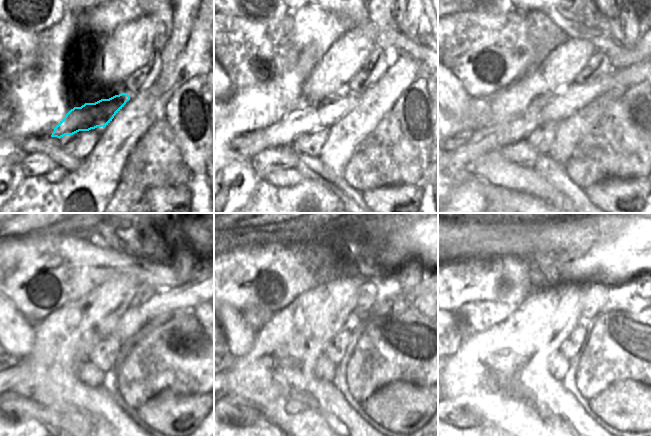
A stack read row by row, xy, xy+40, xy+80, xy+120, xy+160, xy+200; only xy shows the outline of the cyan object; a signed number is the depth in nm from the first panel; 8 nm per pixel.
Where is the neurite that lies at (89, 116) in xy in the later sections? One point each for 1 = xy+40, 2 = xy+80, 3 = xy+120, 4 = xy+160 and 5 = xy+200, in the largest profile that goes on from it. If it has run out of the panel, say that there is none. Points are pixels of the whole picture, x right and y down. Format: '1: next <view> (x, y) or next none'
1: next xy+40 (302, 120)
2: next xy+80 (481, 141)
3: next xy+120 (188, 296)
4: next xy+160 (409, 296)
5: next xy+200 (641, 294)

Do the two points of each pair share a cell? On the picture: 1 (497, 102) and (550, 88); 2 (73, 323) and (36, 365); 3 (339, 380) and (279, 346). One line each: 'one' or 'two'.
1: one
2: one
3: two

